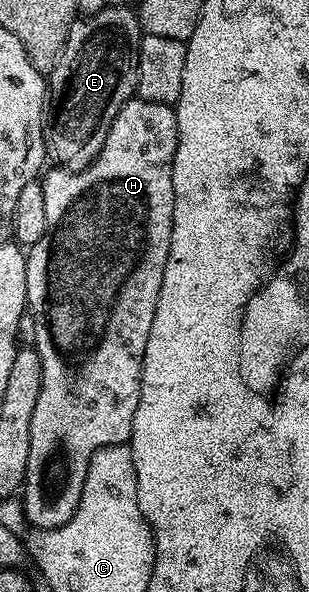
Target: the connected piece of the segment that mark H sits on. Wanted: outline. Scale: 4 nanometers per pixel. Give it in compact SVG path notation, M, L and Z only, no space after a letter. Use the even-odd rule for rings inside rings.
M133 97L124 107L117 113L117 117L113 121L113 125L109 129L109 133L105 137L105 145L101 149L101 153L88 165L80 171L68 171L66 169L51 169L42 176L41 182L43 192L45 193L45 221L47 228L41 237L41 241L30 244L27 251L27 268L25 269L25 285L27 286L27 311L29 319L35 322L35 340L33 346L36 353L41 357L41 394L37 396L37 405L33 408L33 422L29 425L29 465L27 466L27 476L21 488L21 502L23 505L23 518L28 524L32 523L32 528L47 531L50 527L60 527L65 525L65 521L69 521L73 517L73 513L77 509L77 505L81 501L81 493L85 489L85 477L89 473L89 465L91 458L98 453L103 447L114 447L123 445L131 438L131 430L133 429L133 413L137 413L137 401L141 393L141 369L143 368L143 358L145 357L145 341L149 341L149 329L153 329L153 313L157 309L157 297L161 289L161 281L165 273L165 265L169 257L169 245L171 244L171 230L173 229L173 201L175 194L173 193L173 157L177 149L177 117L172 104L158 103L157 101L145 101L144 99Z

